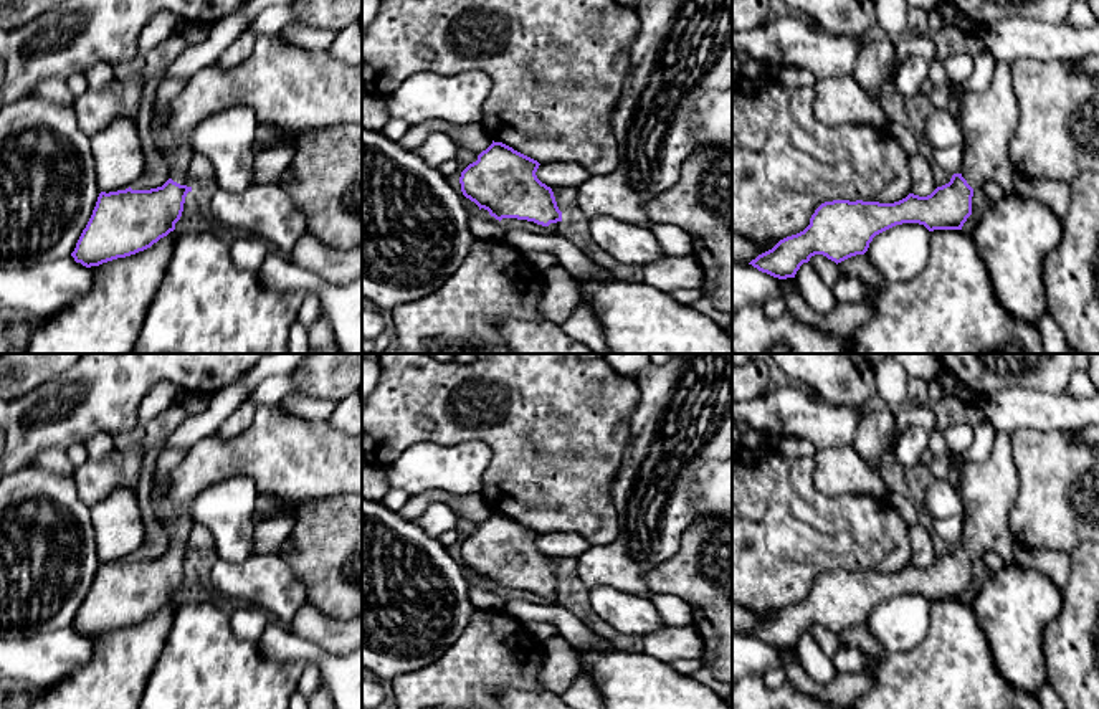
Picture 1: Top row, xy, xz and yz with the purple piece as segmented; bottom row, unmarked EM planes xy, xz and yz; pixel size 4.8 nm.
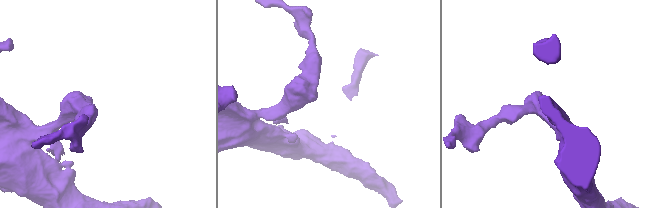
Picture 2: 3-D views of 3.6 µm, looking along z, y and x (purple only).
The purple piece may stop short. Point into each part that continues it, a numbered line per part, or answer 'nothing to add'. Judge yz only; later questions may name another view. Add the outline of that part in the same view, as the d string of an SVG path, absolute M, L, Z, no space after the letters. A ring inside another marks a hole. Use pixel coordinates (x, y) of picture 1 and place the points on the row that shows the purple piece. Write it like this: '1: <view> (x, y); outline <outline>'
1: yz (990, 118); outline M997 61L988 88L980 93L963 93L959 109L965 134L962 177L972 188L993 180L1006 197L1015 195L1016 172L1008 145L1015 137L1020 111L1011 81L1011 63Z

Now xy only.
1: xy (291, 90); outline M259 35L250 58L236 68L221 69L215 63L198 69L150 122L155 149L169 164L174 182L192 187L192 131L203 119L235 106L250 107L256 116L256 126L269 127L286 139L312 129L362 124L362 61L350 64L332 58L327 50L304 50L279 35Z

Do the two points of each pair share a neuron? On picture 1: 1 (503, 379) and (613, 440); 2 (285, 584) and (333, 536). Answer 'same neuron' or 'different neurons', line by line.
1: same neuron
2: different neurons

